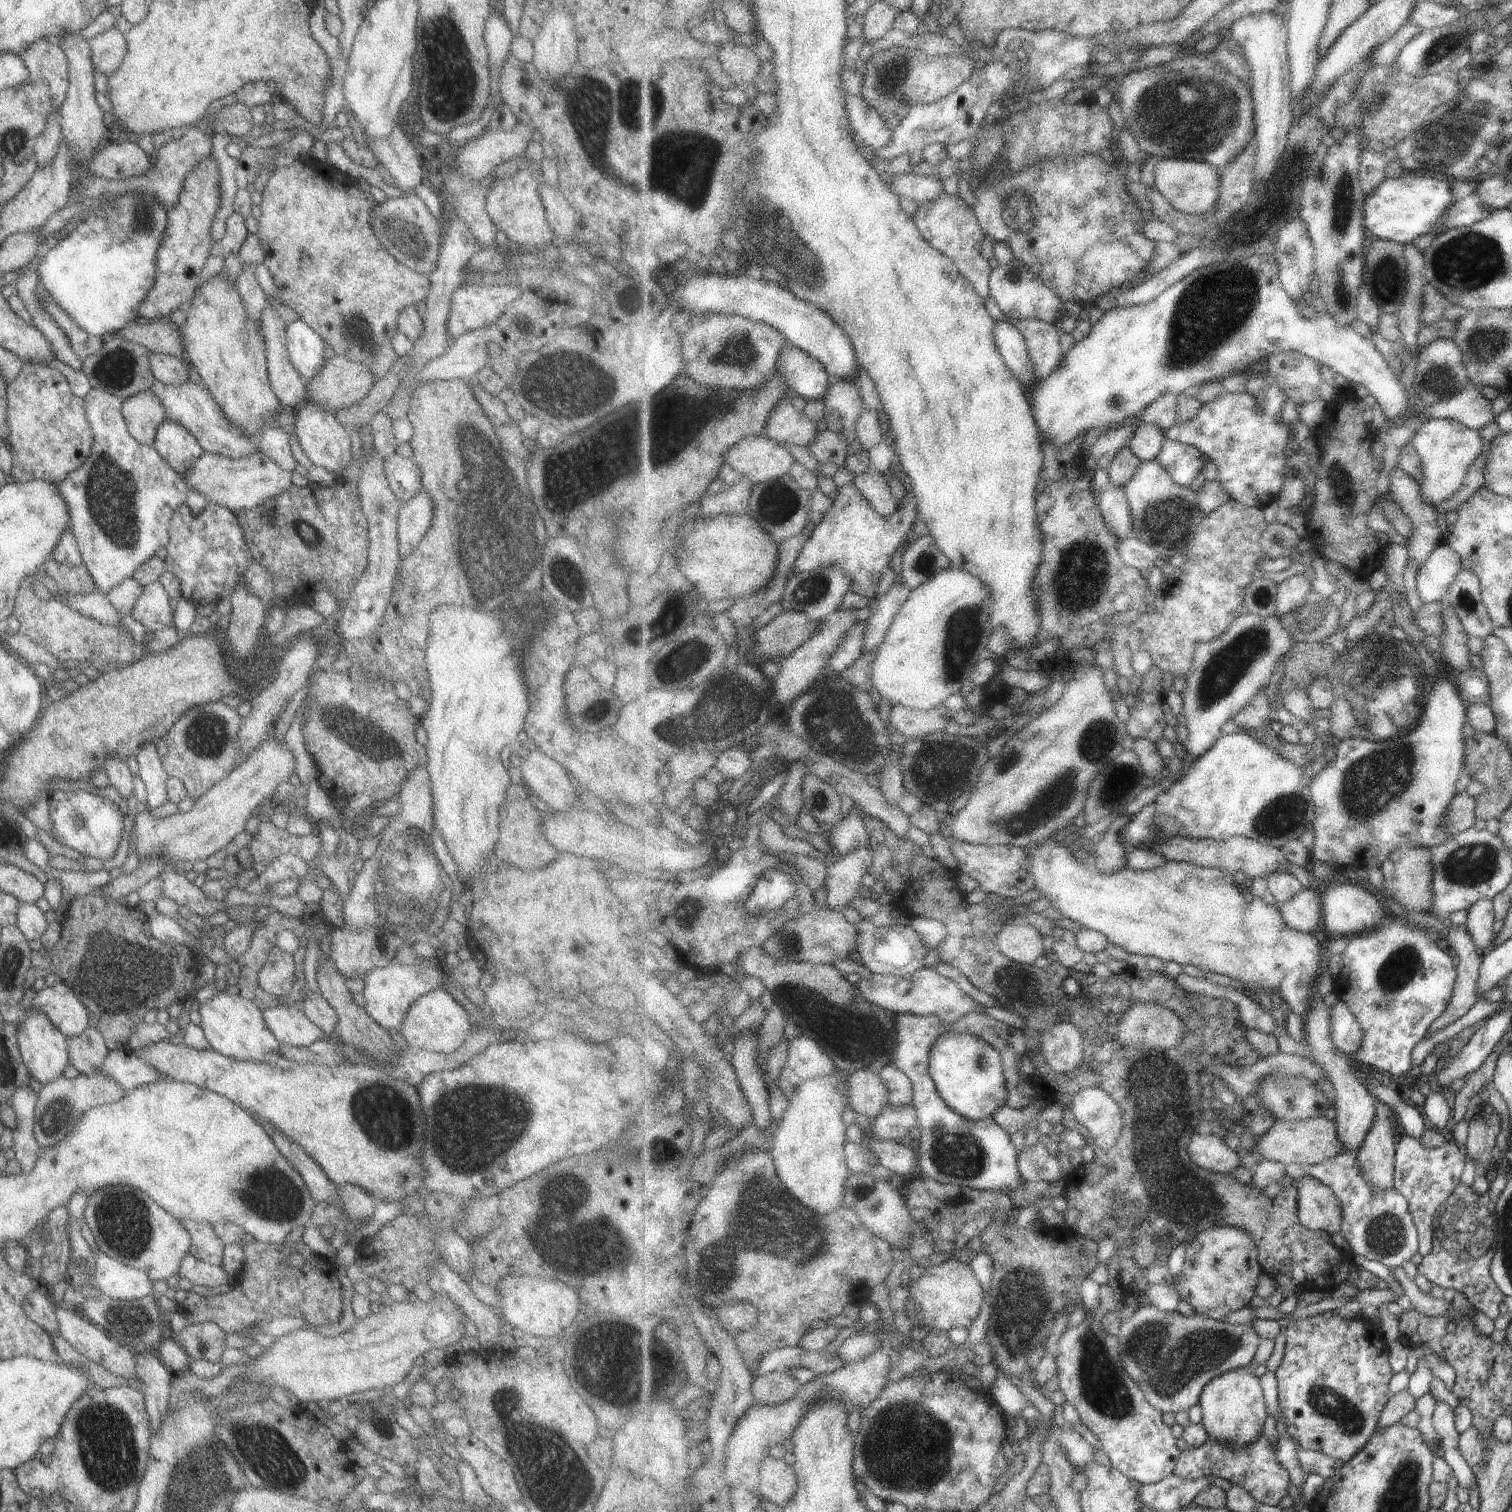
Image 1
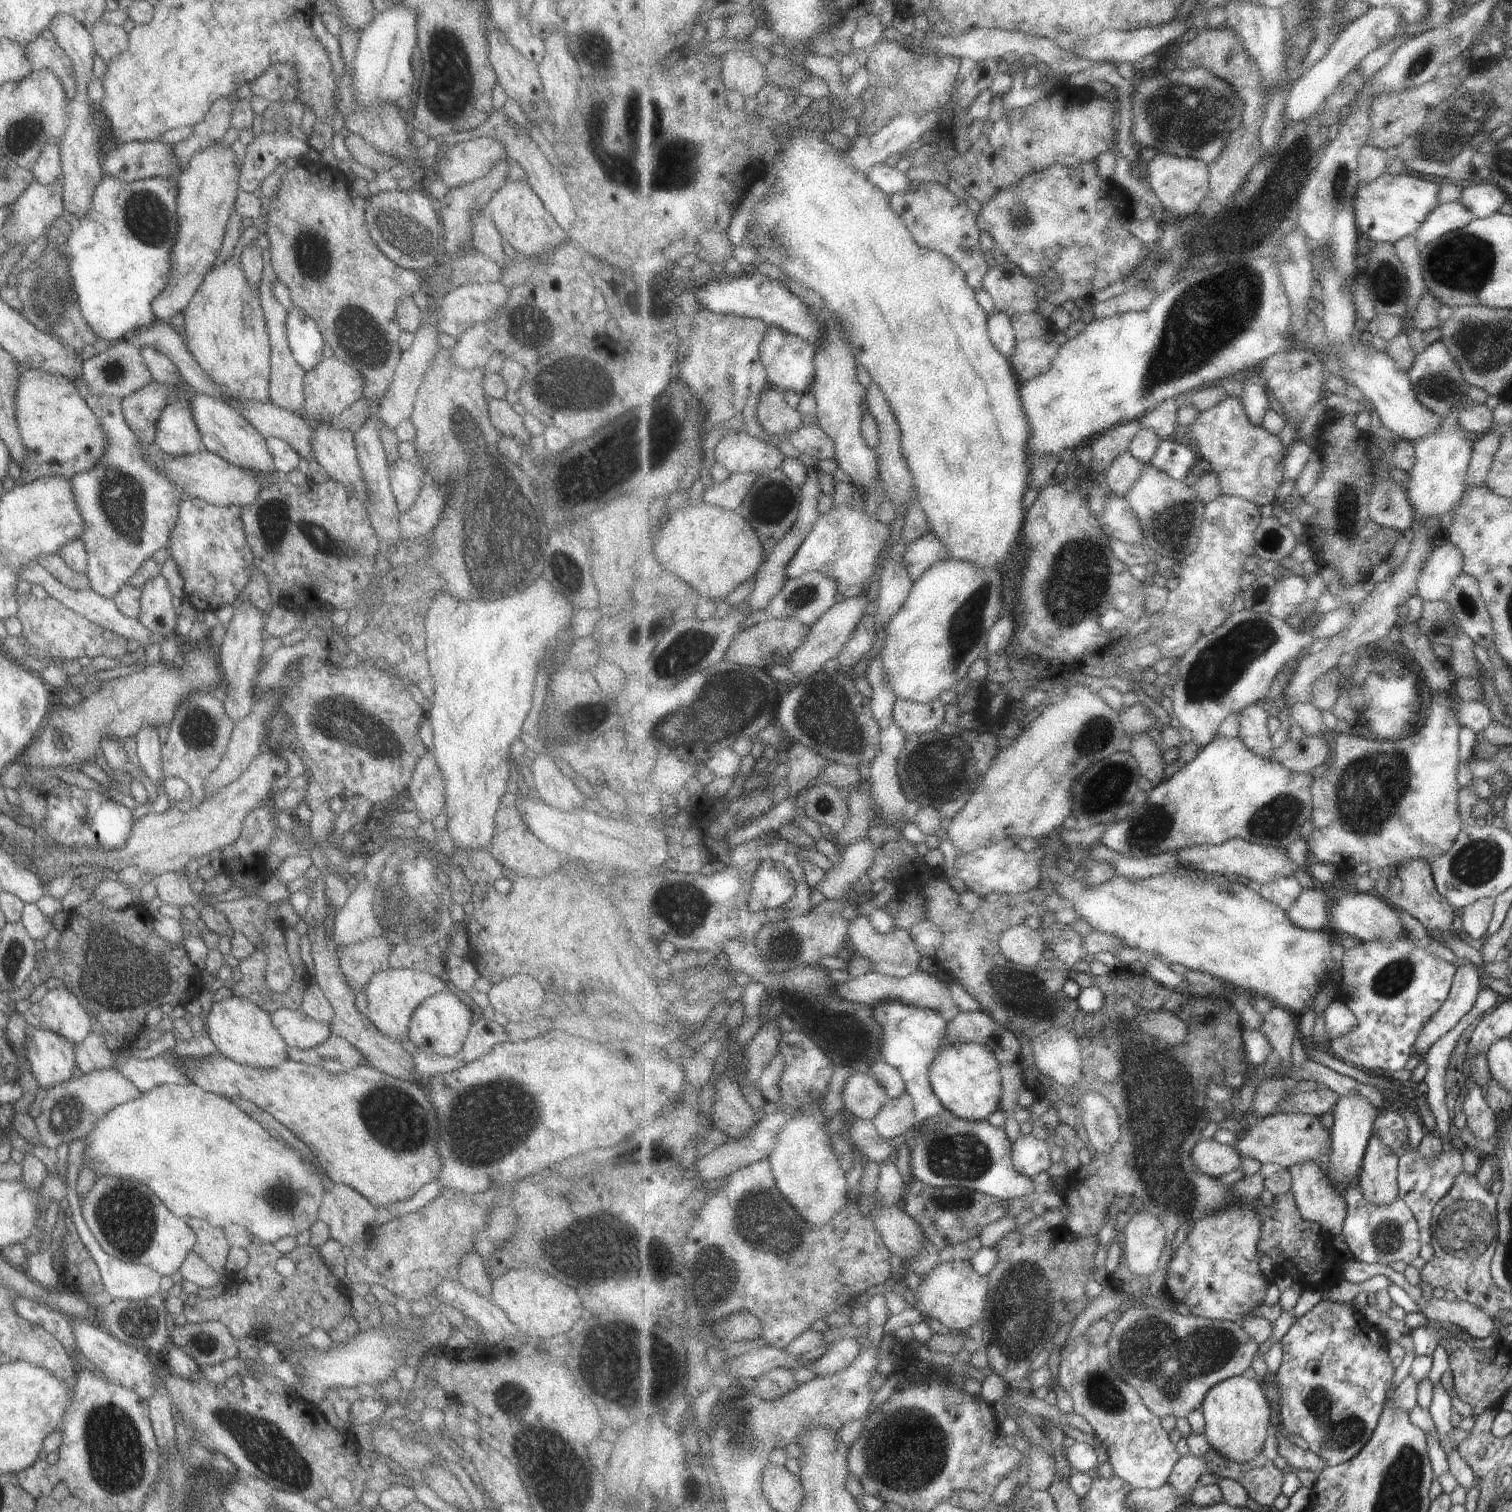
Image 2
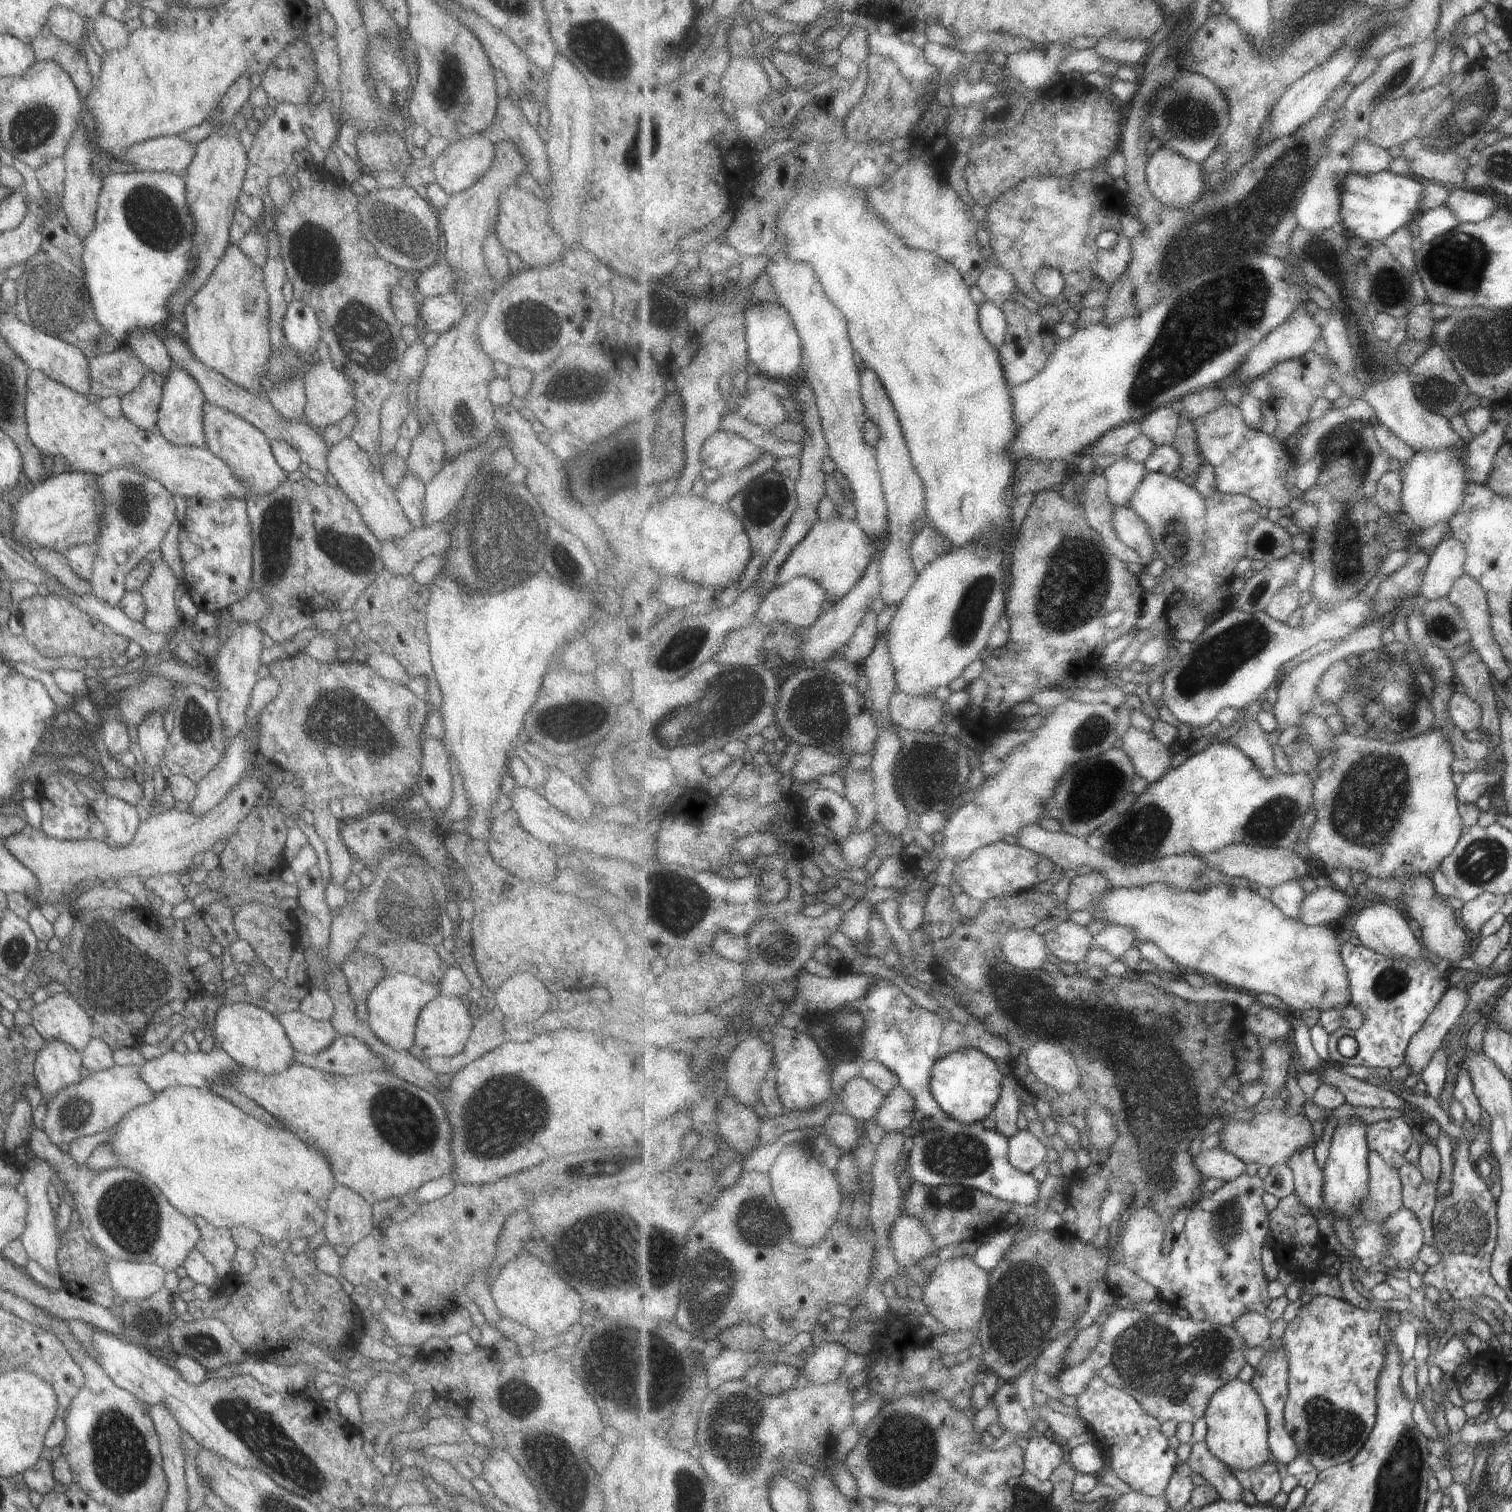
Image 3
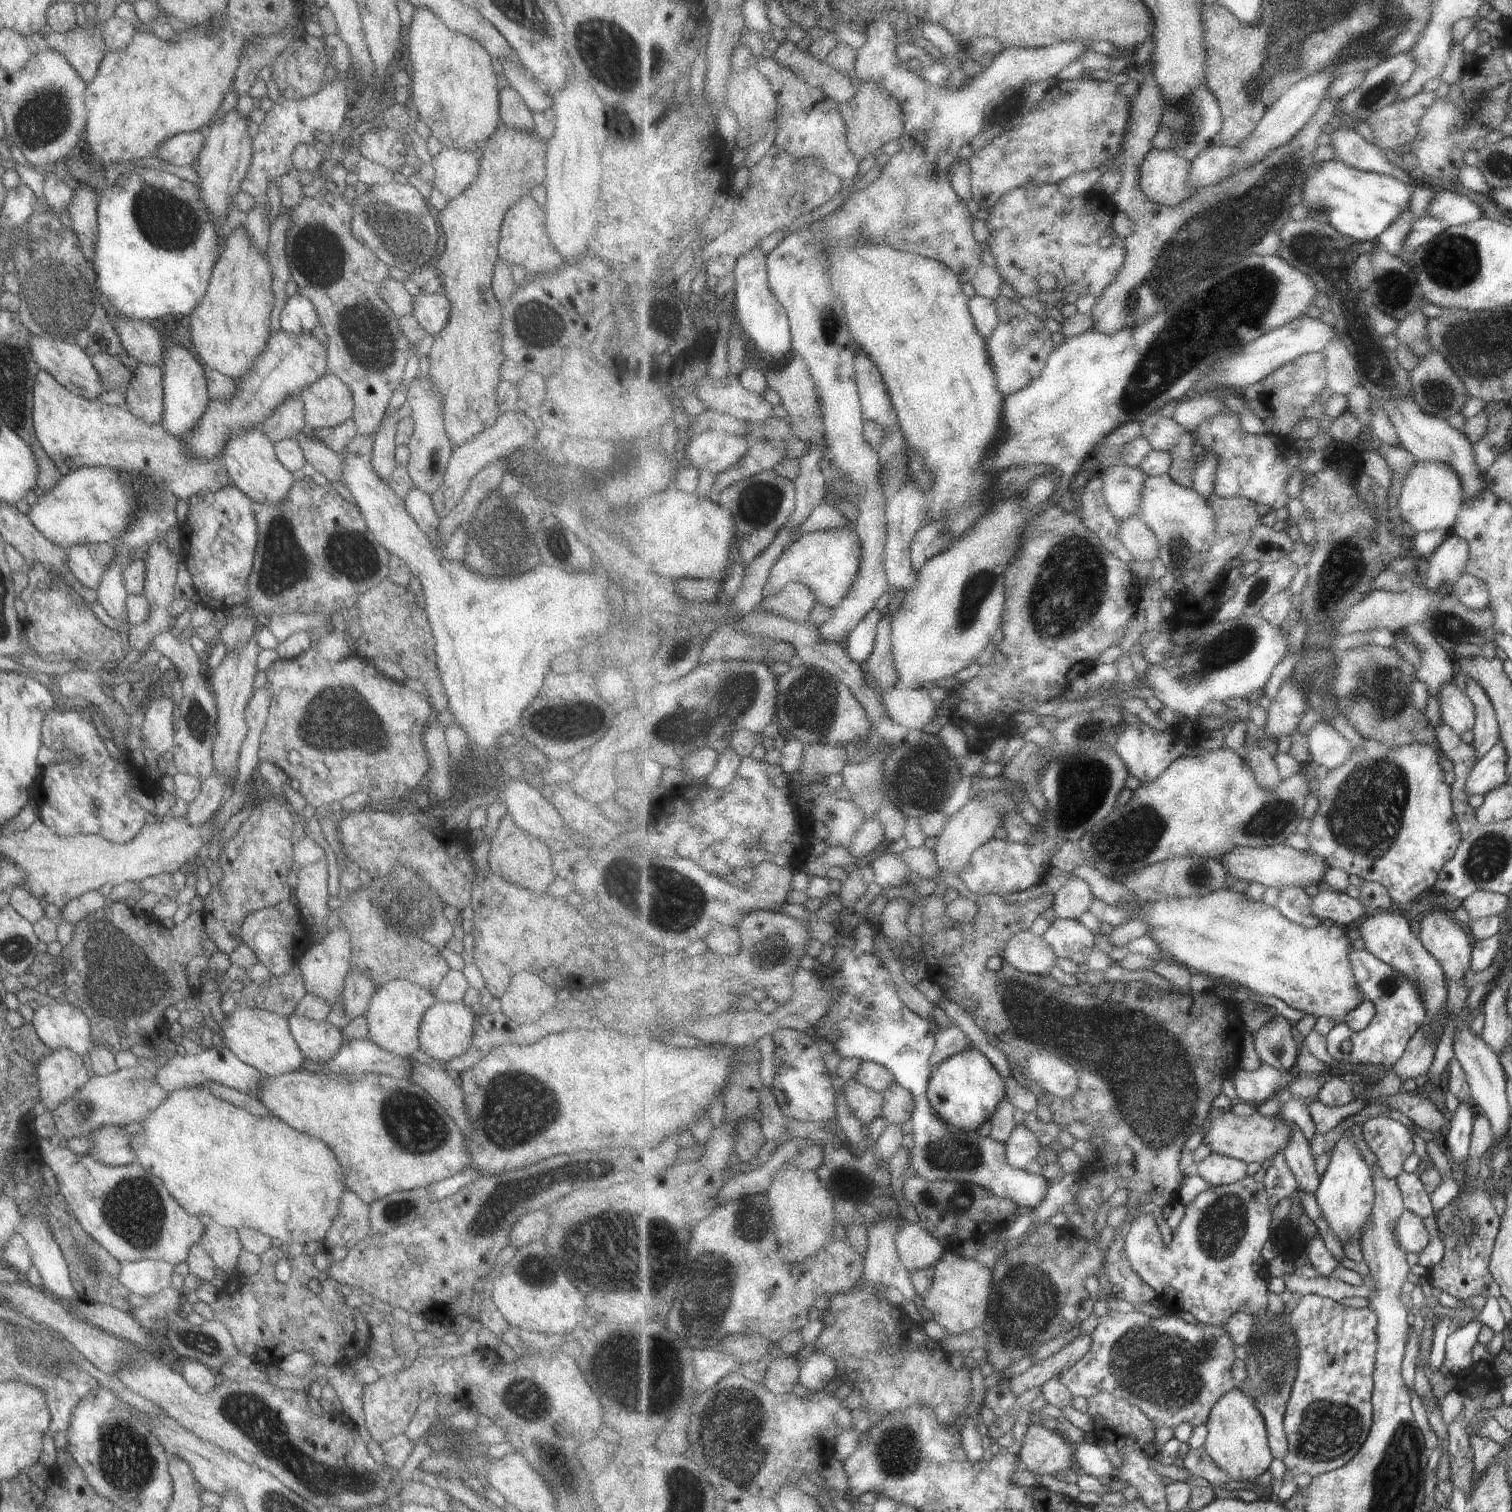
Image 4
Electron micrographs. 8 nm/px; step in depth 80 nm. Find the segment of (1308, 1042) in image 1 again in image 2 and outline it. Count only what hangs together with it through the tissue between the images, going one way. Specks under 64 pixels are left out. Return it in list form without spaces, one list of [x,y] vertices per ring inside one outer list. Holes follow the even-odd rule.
[[[1347,1094],[1347,1096],[1339,1096],[1339,1102],[1333,1108],[1334,1124],[1331,1129],[1331,1137],[1333,1150],[1331,1156],[1327,1160],[1331,1162],[1331,1172],[1329,1172],[1329,1180],[1337,1186],[1337,1192],[1343,1196],[1345,1190],[1349,1190],[1357,1180],[1361,1179],[1361,1170],[1363,1170],[1363,1158],[1369,1147],[1369,1142],[1375,1128],[1375,1116],[1381,1109],[1373,1106],[1371,1100],[1363,1094]]]

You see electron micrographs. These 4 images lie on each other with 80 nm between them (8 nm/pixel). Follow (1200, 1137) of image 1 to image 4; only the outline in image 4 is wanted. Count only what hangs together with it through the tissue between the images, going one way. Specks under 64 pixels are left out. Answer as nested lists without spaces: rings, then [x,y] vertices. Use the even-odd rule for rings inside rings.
[[[1212,1152],[1197,1164],[1196,1174],[1212,1187],[1229,1185],[1249,1176],[1247,1164],[1243,1160],[1236,1160],[1217,1152]]]

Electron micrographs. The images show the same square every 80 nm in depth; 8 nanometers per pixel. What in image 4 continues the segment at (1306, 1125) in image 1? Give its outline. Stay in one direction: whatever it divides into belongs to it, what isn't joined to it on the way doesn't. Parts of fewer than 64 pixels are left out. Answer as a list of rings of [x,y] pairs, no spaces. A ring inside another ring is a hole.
[[[1219,1111],[1212,1115],[1208,1123],[1208,1131],[1204,1135],[1203,1143],[1210,1147],[1211,1152],[1217,1152],[1217,1154],[1223,1154],[1236,1160],[1243,1160],[1247,1165],[1252,1162],[1262,1165],[1269,1158],[1273,1158],[1277,1150],[1284,1151],[1285,1148],[1289,1148],[1287,1144],[1291,1142],[1291,1134],[1293,1134],[1293,1123],[1291,1123],[1291,1126],[1289,1126],[1289,1123],[1284,1120],[1276,1122],[1276,1118],[1263,1116],[1258,1112],[1251,1114],[1251,1116],[1237,1116],[1237,1114],[1233,1114],[1232,1112]]]

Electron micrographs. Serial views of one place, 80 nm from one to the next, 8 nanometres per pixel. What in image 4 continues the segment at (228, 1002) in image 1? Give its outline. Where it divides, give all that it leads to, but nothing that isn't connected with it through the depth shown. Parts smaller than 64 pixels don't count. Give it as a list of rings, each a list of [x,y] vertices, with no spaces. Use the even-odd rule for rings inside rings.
[[[234,1006],[229,1014],[223,1015],[219,1032],[222,1032],[224,1047],[242,1064],[271,1077],[302,1067],[304,1057],[289,1034],[285,1018],[262,1009],[243,1006]]]

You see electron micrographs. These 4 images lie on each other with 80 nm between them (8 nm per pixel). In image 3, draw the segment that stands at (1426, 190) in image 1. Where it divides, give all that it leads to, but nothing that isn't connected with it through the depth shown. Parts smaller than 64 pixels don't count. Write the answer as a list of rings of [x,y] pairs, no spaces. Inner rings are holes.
[[[1382,171],[1373,176],[1349,174],[1343,182],[1341,214],[1353,240],[1358,239],[1360,243],[1374,246],[1399,232],[1401,228],[1407,228],[1409,224],[1415,225],[1419,218],[1417,213],[1421,208],[1422,192],[1425,187],[1427,186],[1409,178],[1408,175],[1399,176],[1390,171]]]

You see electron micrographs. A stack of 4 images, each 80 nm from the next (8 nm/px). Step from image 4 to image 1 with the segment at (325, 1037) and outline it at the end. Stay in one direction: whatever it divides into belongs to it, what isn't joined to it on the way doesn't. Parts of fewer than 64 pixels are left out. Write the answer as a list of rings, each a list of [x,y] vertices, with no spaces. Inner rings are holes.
[[[280,1005],[263,1008],[260,1011],[265,1028],[280,1044],[308,1047],[309,1044],[326,1036],[295,1008]]]

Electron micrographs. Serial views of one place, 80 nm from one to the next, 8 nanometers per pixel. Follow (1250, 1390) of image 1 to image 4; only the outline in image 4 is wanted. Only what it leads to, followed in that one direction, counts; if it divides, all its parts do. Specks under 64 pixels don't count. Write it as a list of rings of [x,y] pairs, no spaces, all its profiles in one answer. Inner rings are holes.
[[[1236,1387],[1221,1396],[1207,1420],[1206,1428],[1208,1437],[1205,1446],[1209,1456],[1233,1481],[1241,1481],[1241,1478],[1255,1480],[1268,1472],[1274,1458],[1269,1445],[1269,1432],[1263,1412],[1257,1408],[1255,1398],[1247,1396],[1245,1390]]]

